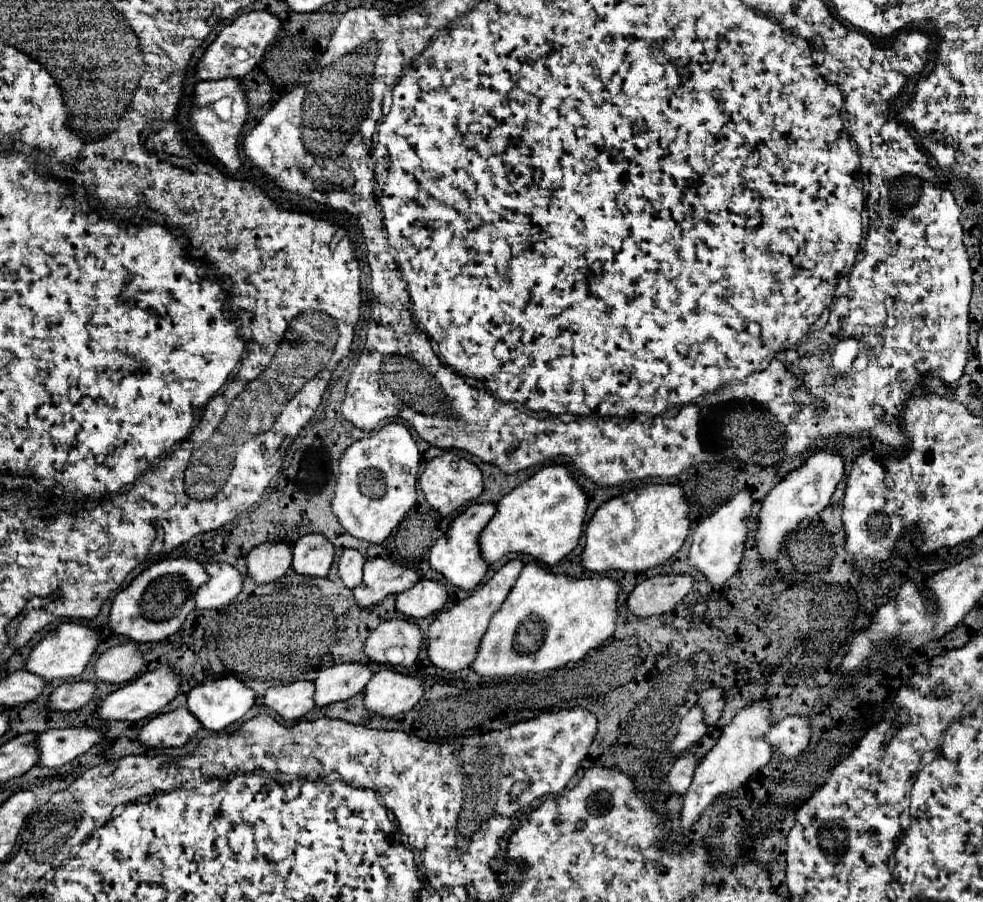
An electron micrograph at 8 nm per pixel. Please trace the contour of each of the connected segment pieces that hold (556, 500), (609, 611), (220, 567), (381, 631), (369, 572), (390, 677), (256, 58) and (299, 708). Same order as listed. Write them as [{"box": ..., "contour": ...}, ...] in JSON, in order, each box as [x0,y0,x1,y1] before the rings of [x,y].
[{"box":[478,466,586,566],"contour":[[[544,466],[496,504],[492,522],[486,524],[478,538],[480,556],[490,566],[508,554],[524,552],[546,566],[554,566],[576,548],[582,536],[586,506],[586,494],[564,466]]]},{"box":[470,564,618,678],"contour":[[[526,564],[512,586],[502,608],[492,616],[490,626],[480,642],[478,654],[470,668],[486,678],[504,678],[504,676],[526,676],[540,674],[544,670],[556,670],[568,662],[582,660],[592,648],[600,646],[606,638],[612,636],[616,628],[616,598],[618,584],[606,576],[584,576],[570,578],[564,574],[546,572],[540,564]]]},{"box":[196,564,244,610],"contour":[[[206,564],[204,568],[210,580],[196,592],[196,608],[212,610],[230,604],[240,594],[244,576],[230,564]]]},{"box":[364,620,422,666],"contour":[[[386,620],[366,640],[364,654],[376,664],[412,666],[420,654],[422,630],[408,620]]]},{"box":[352,558,420,608],"contour":[[[374,558],[364,564],[364,580],[352,590],[352,594],[360,608],[368,608],[390,594],[400,594],[402,590],[412,588],[420,576],[418,570],[404,568],[384,558]]]},{"box":[362,668,424,718],"contour":[[[386,668],[370,678],[362,694],[364,708],[368,712],[392,718],[406,710],[412,710],[424,694],[424,688],[420,680]]]},{"box":[196,12,280,80],"contour":[[[248,12],[238,16],[232,24],[222,28],[220,36],[204,50],[196,66],[196,80],[220,80],[220,78],[242,78],[246,76],[264,56],[266,46],[274,40],[280,30],[280,20],[268,12]]]},{"box":[264,680,314,720],"contour":[[[298,680],[292,684],[268,688],[264,692],[264,704],[280,714],[284,720],[300,720],[314,708],[314,684]]]}]

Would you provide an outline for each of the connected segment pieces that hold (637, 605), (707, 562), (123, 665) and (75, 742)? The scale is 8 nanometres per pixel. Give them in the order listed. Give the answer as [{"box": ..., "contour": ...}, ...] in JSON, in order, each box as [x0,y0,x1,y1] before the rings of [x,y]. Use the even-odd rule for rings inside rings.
[{"box":[626,574,692,618],"contour":[[[662,574],[640,582],[626,600],[628,612],[636,618],[650,618],[670,612],[692,588],[692,578],[682,574]]]},{"box":[688,492,752,586],"contour":[[[740,492],[740,494],[736,494],[736,498],[722,504],[710,518],[706,518],[702,524],[698,524],[698,528],[692,534],[688,562],[714,586],[726,584],[738,570],[738,564],[740,564],[742,552],[744,552],[746,532],[748,532],[746,520],[750,516],[750,508],[752,508],[752,498],[748,498],[748,494],[744,494],[744,492]]]},{"box":[94,642,142,684],"contour":[[[134,642],[114,646],[98,656],[94,664],[96,678],[108,684],[130,682],[142,668],[142,654],[136,650]]]},{"box":[34,728,102,768],"contour":[[[60,728],[38,734],[34,740],[34,748],[38,750],[38,766],[60,768],[84,754],[88,748],[100,742],[100,738],[102,734],[90,728]]]}]

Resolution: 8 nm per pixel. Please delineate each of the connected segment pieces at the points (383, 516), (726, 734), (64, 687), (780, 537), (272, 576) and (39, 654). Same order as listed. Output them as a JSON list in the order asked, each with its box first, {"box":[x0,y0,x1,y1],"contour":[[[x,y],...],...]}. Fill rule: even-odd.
[{"box":[332,424,420,544],"contour":[[[386,424],[368,438],[356,440],[340,456],[340,474],[332,498],[332,514],[358,540],[382,544],[416,502],[420,452],[404,424]]]},{"box":[680,700,772,834],"contour":[[[760,700],[754,704],[744,706],[744,710],[740,710],[736,714],[736,718],[722,730],[716,746],[702,758],[702,762],[698,764],[692,784],[688,788],[688,792],[682,796],[682,812],[680,812],[680,832],[682,834],[690,834],[692,826],[700,820],[702,812],[722,794],[738,790],[740,786],[744,786],[750,776],[760,770],[762,766],[766,766],[772,758],[772,750],[770,746],[762,740],[762,734],[768,732],[768,728],[772,726],[770,722],[770,712],[768,712],[768,702]]]},{"box":[48,682,94,712],"contour":[[[64,682],[48,698],[50,710],[72,712],[80,710],[86,702],[94,698],[94,684],[90,682]]]},{"box":[754,452,844,562],"contour":[[[814,452],[804,466],[790,472],[780,484],[774,486],[774,490],[764,498],[758,524],[754,530],[756,536],[756,548],[762,554],[764,562],[776,562],[780,556],[784,542],[790,532],[794,532],[802,520],[818,516],[828,504],[830,498],[838,486],[838,482],[844,476],[844,460],[836,452]]]},{"box":[246,542,292,584],"contour":[[[266,542],[246,556],[246,576],[252,578],[256,584],[270,584],[284,576],[290,564],[292,548],[286,542]]]},{"box":[26,622,98,682],"contour":[[[64,622],[60,624],[56,630],[50,630],[34,648],[32,652],[28,654],[26,658],[26,670],[44,678],[46,682],[52,682],[52,680],[66,680],[66,678],[76,678],[84,672],[84,668],[88,666],[90,662],[90,656],[94,654],[98,646],[98,634],[88,628],[88,626],[78,626],[74,622]]]}]

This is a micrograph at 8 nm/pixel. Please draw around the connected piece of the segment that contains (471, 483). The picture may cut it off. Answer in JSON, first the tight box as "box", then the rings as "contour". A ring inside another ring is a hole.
{"box":[420,452,484,518],"contour":[[[448,452],[448,454],[444,454],[440,458],[434,458],[426,464],[424,472],[420,474],[420,488],[424,492],[426,502],[436,512],[440,512],[440,516],[446,518],[454,510],[458,510],[458,508],[470,504],[472,500],[476,500],[484,490],[484,482],[482,482],[482,472],[474,462]]]}

